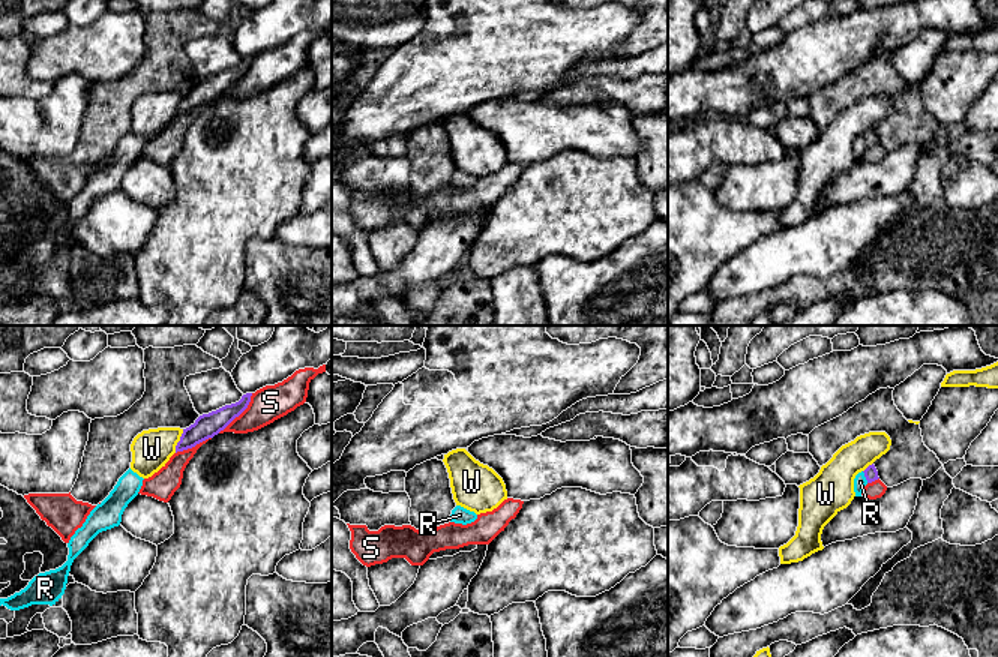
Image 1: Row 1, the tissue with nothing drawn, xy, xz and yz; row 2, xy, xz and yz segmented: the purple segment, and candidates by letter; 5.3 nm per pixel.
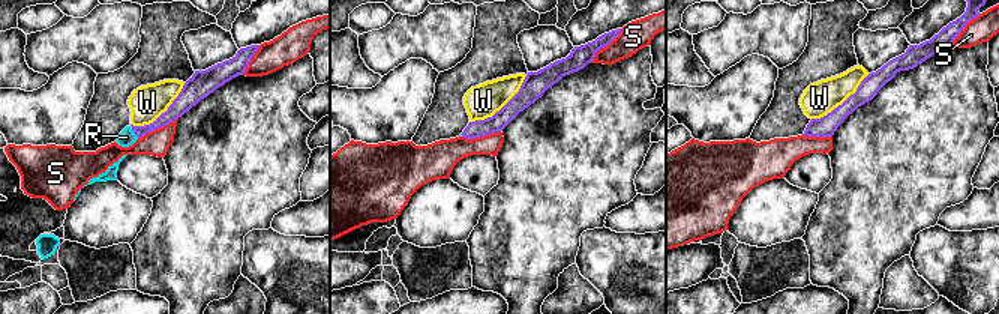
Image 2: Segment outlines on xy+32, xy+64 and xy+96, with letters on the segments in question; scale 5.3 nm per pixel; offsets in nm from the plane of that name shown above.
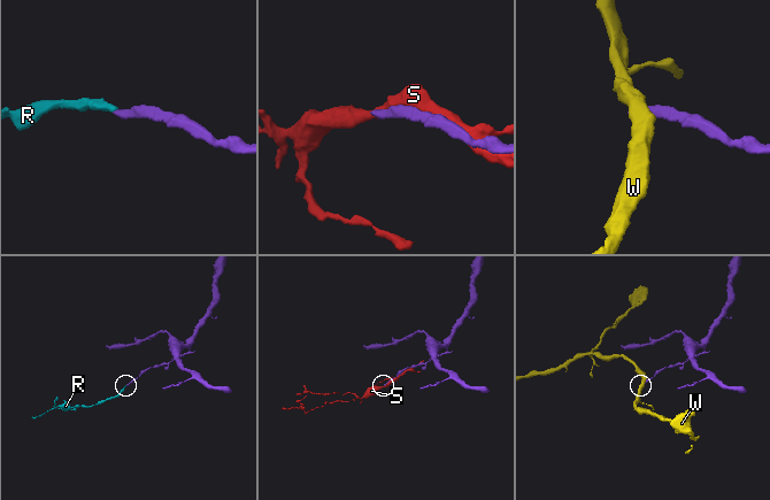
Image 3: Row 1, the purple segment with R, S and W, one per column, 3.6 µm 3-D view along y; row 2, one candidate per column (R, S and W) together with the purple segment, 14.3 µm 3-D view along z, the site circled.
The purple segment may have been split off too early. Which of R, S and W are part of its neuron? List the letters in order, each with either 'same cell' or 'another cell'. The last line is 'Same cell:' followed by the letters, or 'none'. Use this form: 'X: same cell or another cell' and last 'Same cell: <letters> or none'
R: same cell
S: another cell
W: another cell
Same cell: R

